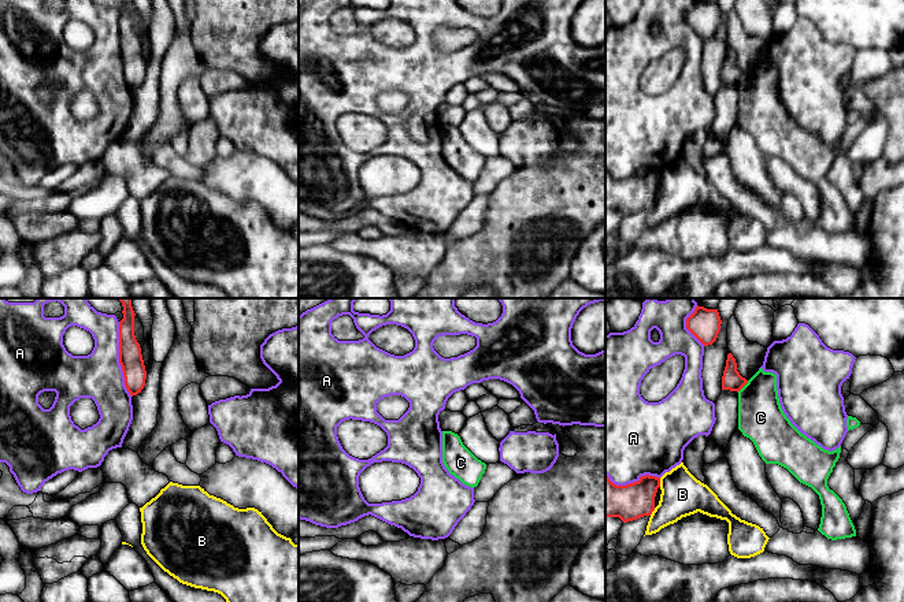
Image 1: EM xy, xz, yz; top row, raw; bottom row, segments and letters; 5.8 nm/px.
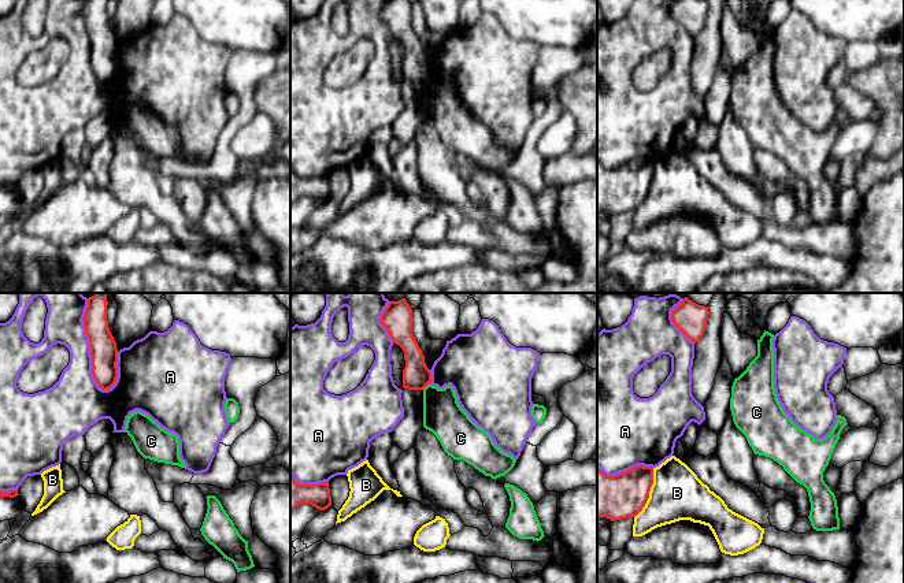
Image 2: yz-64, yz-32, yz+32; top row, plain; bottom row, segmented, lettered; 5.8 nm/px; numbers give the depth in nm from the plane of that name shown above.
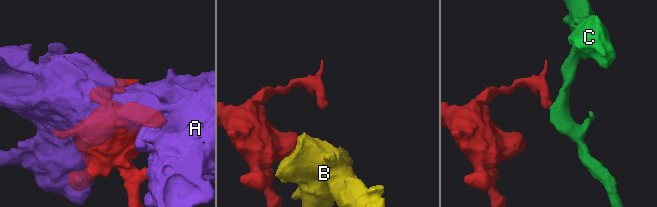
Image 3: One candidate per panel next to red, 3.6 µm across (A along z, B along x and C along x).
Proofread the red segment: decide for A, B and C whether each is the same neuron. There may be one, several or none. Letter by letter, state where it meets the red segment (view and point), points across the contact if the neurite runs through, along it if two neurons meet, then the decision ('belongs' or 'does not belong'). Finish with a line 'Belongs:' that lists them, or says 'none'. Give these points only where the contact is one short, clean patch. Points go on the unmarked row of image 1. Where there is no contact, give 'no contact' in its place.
A: xy (119, 52) | does not belong
B: yz (659, 175) | does not belong
C: yz (743, 80) | along yz (748, 74), (737, 85) | does not belong
Belongs: none

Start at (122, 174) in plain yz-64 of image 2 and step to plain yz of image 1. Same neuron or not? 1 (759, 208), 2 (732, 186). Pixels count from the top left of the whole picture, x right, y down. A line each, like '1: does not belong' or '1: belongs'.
1: does not belong
2: does not belong

